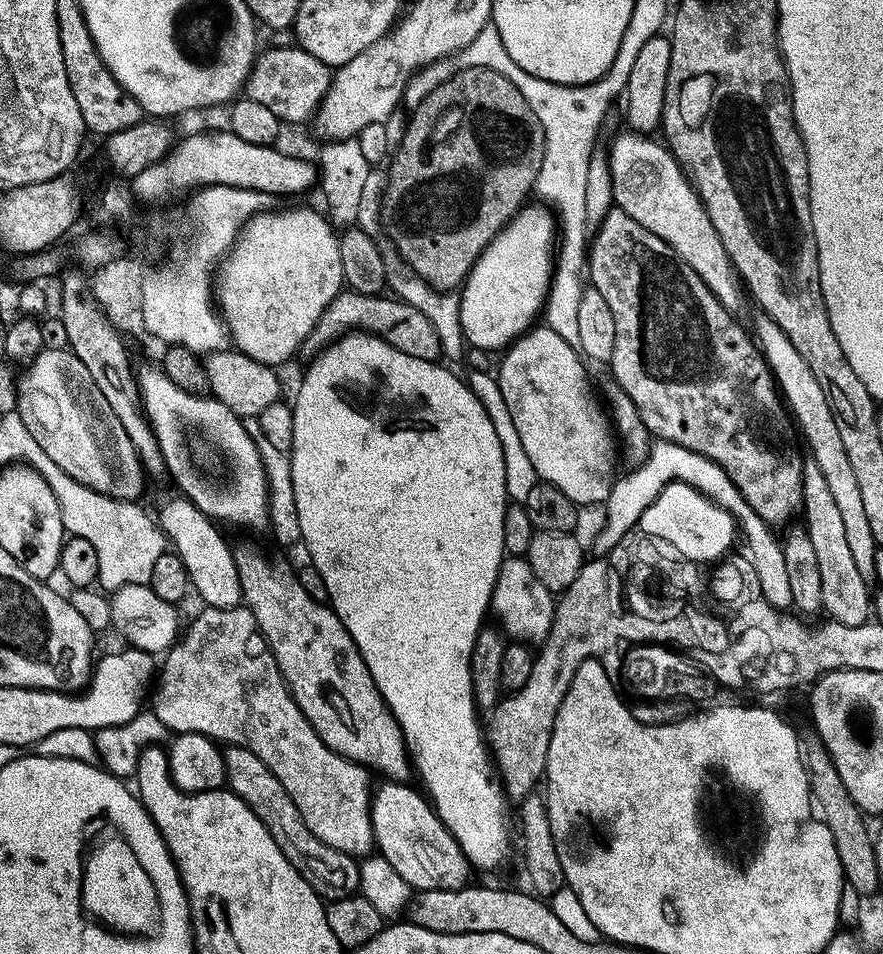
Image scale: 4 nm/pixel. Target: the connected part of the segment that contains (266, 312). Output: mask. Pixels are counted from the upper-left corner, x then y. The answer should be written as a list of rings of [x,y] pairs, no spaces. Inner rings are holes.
[[[308,208],[274,215],[259,215],[245,225],[219,273],[218,304],[235,347],[259,364],[280,370],[303,344],[309,343],[324,311],[340,297],[346,285],[342,274],[340,236],[324,216],[322,218]]]

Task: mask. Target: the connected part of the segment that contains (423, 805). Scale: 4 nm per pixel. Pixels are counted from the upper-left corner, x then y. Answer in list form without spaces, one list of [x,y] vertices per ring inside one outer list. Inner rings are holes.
[[[405,783],[382,784],[380,793],[377,796],[375,793],[370,804],[372,834],[379,855],[390,862],[390,866],[394,866],[394,870],[398,870],[398,874],[402,874],[405,882],[417,893],[453,892],[469,887],[471,880],[468,879],[474,875],[474,869],[431,803]]]

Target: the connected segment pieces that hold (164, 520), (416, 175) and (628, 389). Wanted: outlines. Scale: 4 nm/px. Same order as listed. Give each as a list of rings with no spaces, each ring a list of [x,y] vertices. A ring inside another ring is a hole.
[[[187,498],[179,499],[172,500],[165,506],[164,517],[159,517],[158,523],[176,555],[182,558],[182,562],[186,562],[194,592],[210,608],[241,607],[244,596],[234,548],[224,541],[223,534],[216,529],[217,525],[208,517],[207,512],[199,512]]]
[[[471,68],[465,72],[455,73],[451,78],[453,80],[446,81],[441,88],[434,89],[416,113],[411,113],[405,141],[391,161],[392,173],[389,171],[386,176],[386,191],[382,205],[383,227],[388,227],[401,258],[405,260],[401,261],[421,280],[426,281],[428,287],[435,288],[441,294],[452,294],[456,287],[457,291],[467,281],[473,265],[480,260],[480,255],[496,240],[496,235],[504,231],[520,215],[522,209],[529,203],[528,195],[531,197],[536,191],[538,174],[542,174],[542,162],[546,154],[546,134],[542,130],[542,122],[538,122],[534,110],[530,110],[530,102],[522,98],[522,90],[518,90],[514,82],[510,82],[494,70],[485,68]]]
[[[613,210],[609,212],[608,217],[604,219],[603,224],[599,225],[598,231],[600,232],[596,236],[596,241],[591,241],[590,244],[590,284],[591,287],[596,288],[598,290],[598,294],[602,294],[602,298],[606,298],[606,302],[610,302],[610,311],[614,313],[614,322],[618,322],[618,342],[614,346],[614,358],[610,361],[610,369],[612,368],[612,376],[617,384],[620,384],[622,390],[626,392],[630,399],[633,400],[634,406],[637,407],[638,414],[641,416],[641,422],[645,424],[648,428],[648,431],[651,432],[651,435],[655,437],[657,441],[667,442],[670,444],[677,444],[678,446],[682,446],[686,450],[690,450],[691,452],[698,453],[699,456],[704,456],[707,460],[712,460],[715,464],[719,464],[722,470],[726,470],[726,474],[731,478],[732,481],[736,483],[738,486],[738,490],[744,496],[744,501],[750,505],[755,512],[758,514],[763,521],[766,521],[767,524],[775,525],[777,523],[774,513],[778,514],[786,514],[788,516],[797,512],[797,514],[803,509],[804,505],[804,460],[801,459],[799,454],[796,452],[795,448],[790,446],[786,442],[782,442],[786,438],[786,430],[788,428],[788,422],[790,424],[790,416],[785,408],[785,405],[782,403],[781,393],[778,391],[777,385],[774,383],[773,374],[771,369],[768,367],[768,363],[764,358],[763,353],[757,345],[757,341],[753,339],[750,335],[749,329],[748,332],[743,328],[742,325],[739,324],[737,317],[733,315],[731,312],[727,312],[726,309],[722,306],[722,302],[718,299],[717,296],[714,295],[706,284],[702,280],[699,274],[696,273],[692,269],[692,267],[688,264],[685,264],[684,259],[675,252],[674,249],[671,248],[666,242],[662,242],[662,238],[658,238],[654,234],[650,234],[650,230],[646,230],[642,226],[638,226],[638,222],[634,222],[626,215],[624,212],[619,210]],[[772,432],[775,438],[780,442],[772,442]]]

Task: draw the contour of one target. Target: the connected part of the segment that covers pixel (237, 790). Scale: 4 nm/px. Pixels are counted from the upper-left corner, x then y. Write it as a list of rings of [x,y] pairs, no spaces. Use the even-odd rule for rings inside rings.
[[[240,744],[229,747],[225,751],[224,760],[229,791],[246,801],[255,816],[266,826],[266,830],[270,830],[274,842],[278,842],[278,850],[286,854],[290,866],[294,866],[294,870],[298,870],[298,874],[302,874],[302,878],[310,882],[319,896],[335,897],[337,894],[360,892],[360,864],[344,852],[326,846],[322,838],[312,833],[285,786],[251,748]]]

